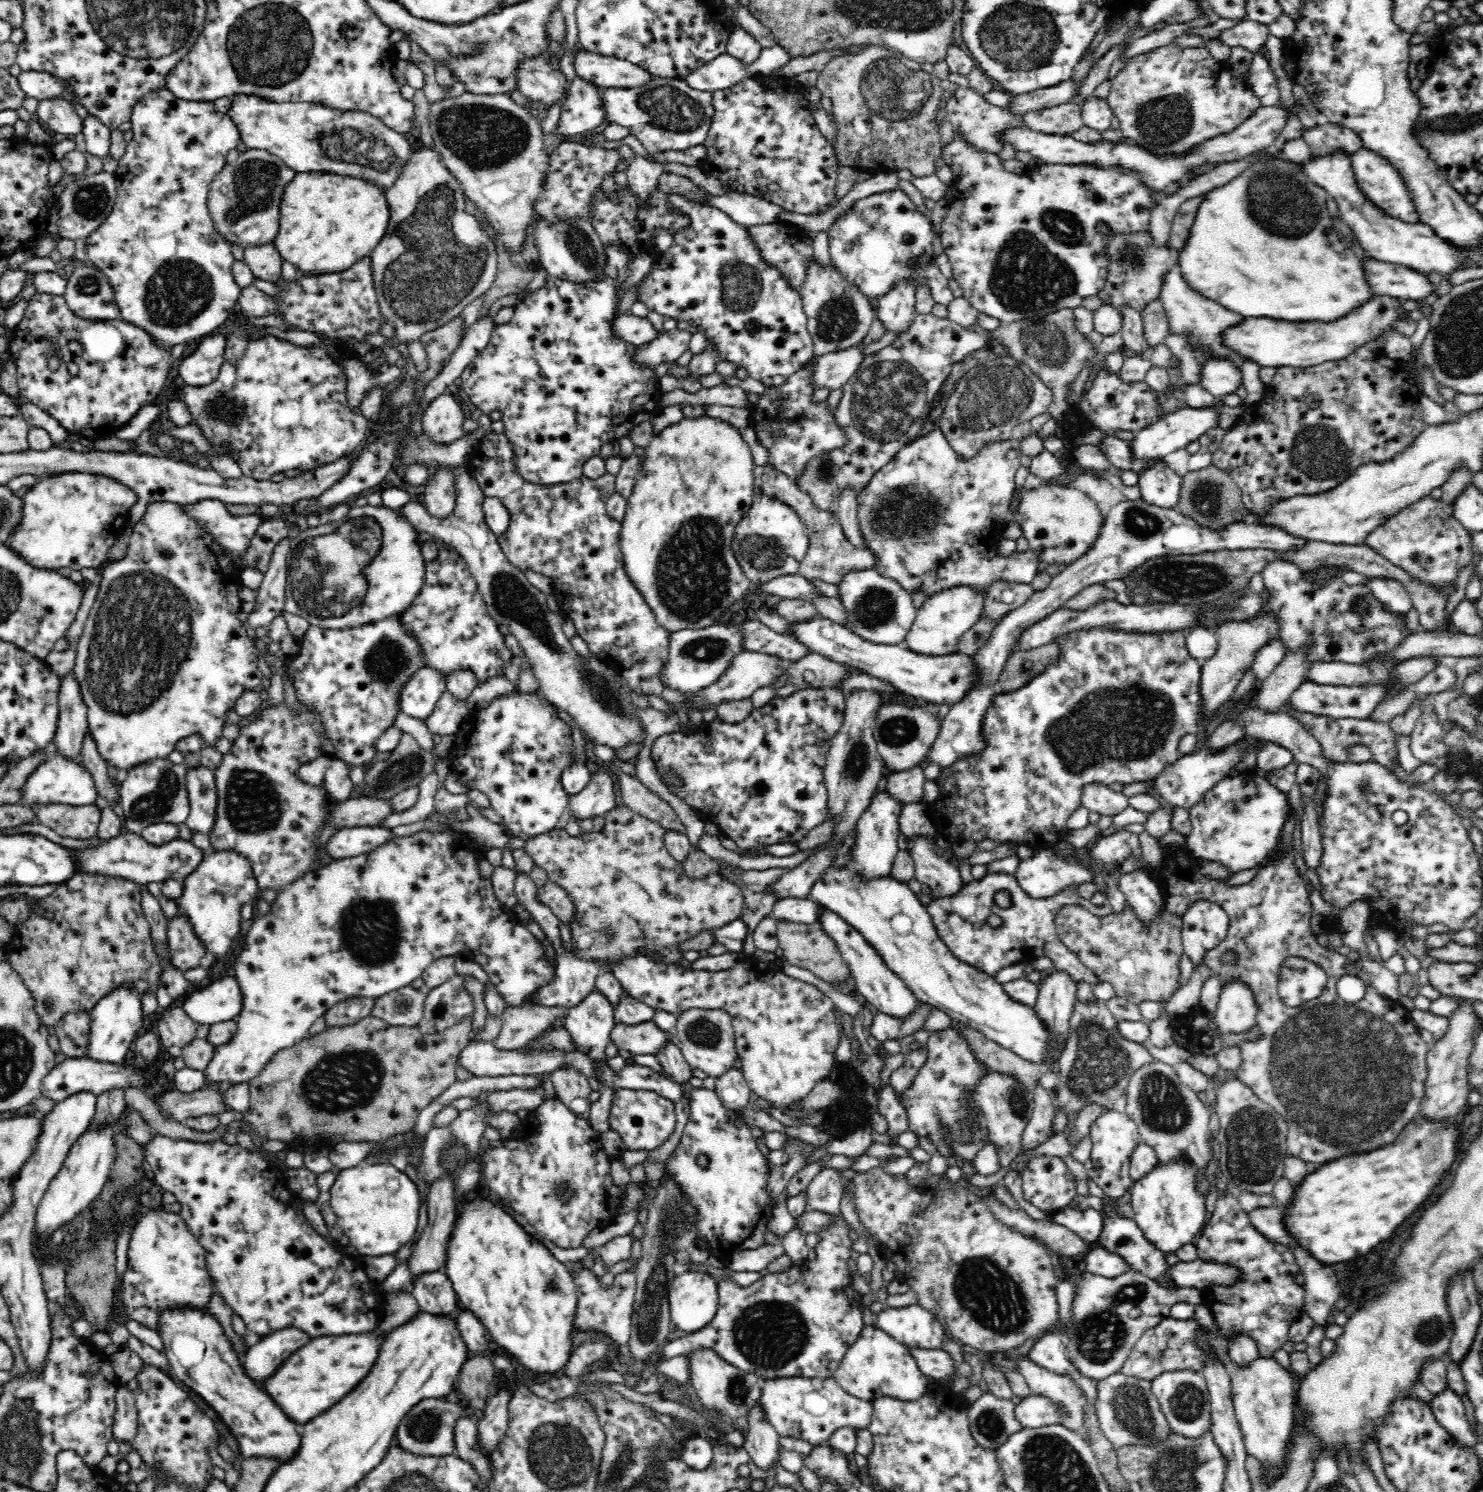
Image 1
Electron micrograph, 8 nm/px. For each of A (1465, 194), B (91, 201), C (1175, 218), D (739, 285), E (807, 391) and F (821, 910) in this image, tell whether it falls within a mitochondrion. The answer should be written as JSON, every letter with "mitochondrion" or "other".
{"A":"other","B":"mitochondrion","C":"other","D":"mitochondrion","E":"other","F":"other"}

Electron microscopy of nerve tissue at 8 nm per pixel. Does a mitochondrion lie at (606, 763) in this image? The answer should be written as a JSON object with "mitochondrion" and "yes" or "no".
{"mitochondrion":"no"}

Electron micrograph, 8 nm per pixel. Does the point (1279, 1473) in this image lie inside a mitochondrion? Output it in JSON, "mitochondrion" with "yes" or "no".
{"mitochondrion":"no"}

